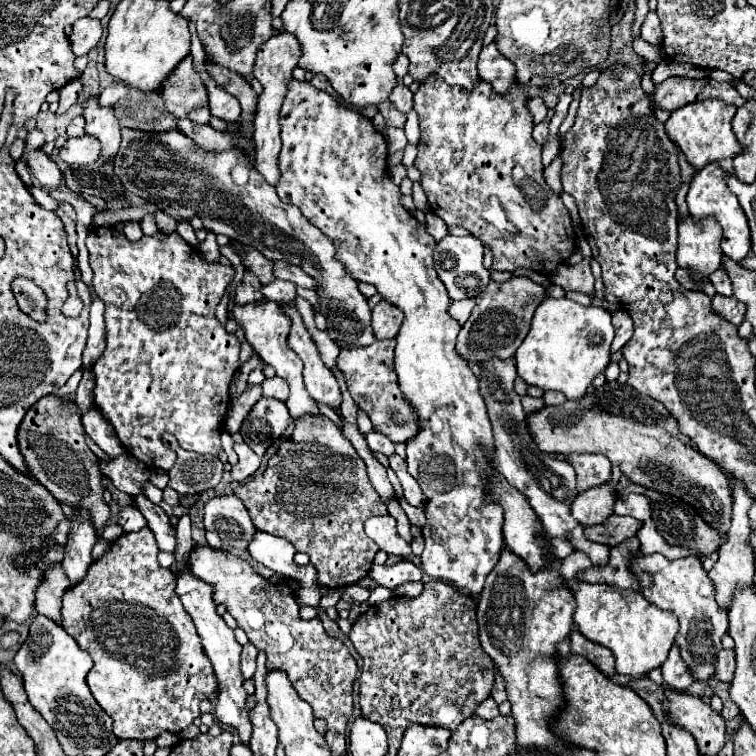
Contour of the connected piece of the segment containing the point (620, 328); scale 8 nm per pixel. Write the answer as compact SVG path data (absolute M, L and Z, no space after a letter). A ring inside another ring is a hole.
M618 310L618 312L612 314L612 324L616 328L616 336L614 336L614 342L612 342L610 350L618 352L632 338L632 320L626 314L626 310Z

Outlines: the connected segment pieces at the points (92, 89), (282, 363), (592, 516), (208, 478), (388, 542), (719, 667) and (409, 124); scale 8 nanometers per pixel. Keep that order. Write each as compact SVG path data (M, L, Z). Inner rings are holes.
M110 18L101 19L103 27L102 37L95 48L88 53L88 64L84 69L80 81L83 84L83 100L74 103L68 111L72 110L72 119L76 116L82 115L82 104L89 95L98 96L104 88L116 83L105 68L105 43L108 35L108 24Z
M262 300L258 302L250 302L244 306L234 304L228 310L228 318L236 320L238 326L244 330L244 338L246 342L252 346L252 350L260 356L260 360L268 366L272 366L276 370L276 376L284 378L290 386L290 398L286 402L288 412L292 418L298 418L302 414L318 414L316 402L308 396L304 384L302 384L302 360L298 360L298 356L294 356L294 352L290 352L290 348L286 348L286 332L290 328L290 320L286 320L284 312L280 312L280 306L272 300Z
M614 466L612 470L612 482L592 488L590 492L584 492L582 496L578 496L572 502L572 516L582 524L582 526L594 526L594 524L602 524L606 522L606 518L612 514L614 502L616 502L616 494L614 494L614 486L618 482L618 478L622 476L620 468Z
M166 433L162 441L178 454L176 464L168 472L168 486L178 494L198 494L214 488L222 478L222 462L218 456L202 456L196 452L186 452L180 448L175 436Z
M374 516L366 520L366 534L372 538L380 550L404 558L410 554L410 544L398 536L396 520L392 516Z
M720 650L714 666L714 678L720 682L730 682L734 676L734 650Z
M410 110L408 114L408 120L404 124L404 132L406 132L406 138L410 144L418 144L420 140L420 128L418 128L418 114L414 110Z

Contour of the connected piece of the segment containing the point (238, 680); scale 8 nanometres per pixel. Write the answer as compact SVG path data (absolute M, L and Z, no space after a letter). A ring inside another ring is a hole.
M186 570L182 576L176 576L176 580L178 580L176 594L180 596L186 612L192 616L192 620L196 624L202 650L210 658L210 664L214 668L214 676L218 680L214 718L216 718L216 722L236 730L240 740L242 740L242 744L248 744L250 742L250 734L252 734L252 724L248 720L248 710L246 710L246 696L248 694L242 688L242 684L244 684L244 678L242 678L242 672L240 672L242 646L236 642L234 632L226 626L226 622L216 614L216 606L214 606L214 600L212 600L214 588L194 580L194 576L190 576L190 570Z

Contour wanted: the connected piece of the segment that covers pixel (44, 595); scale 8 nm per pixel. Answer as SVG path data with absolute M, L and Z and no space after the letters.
M52 564L42 574L42 584L36 590L36 612L62 624L60 608L62 608L62 596L68 588L70 588L70 580L62 564Z

